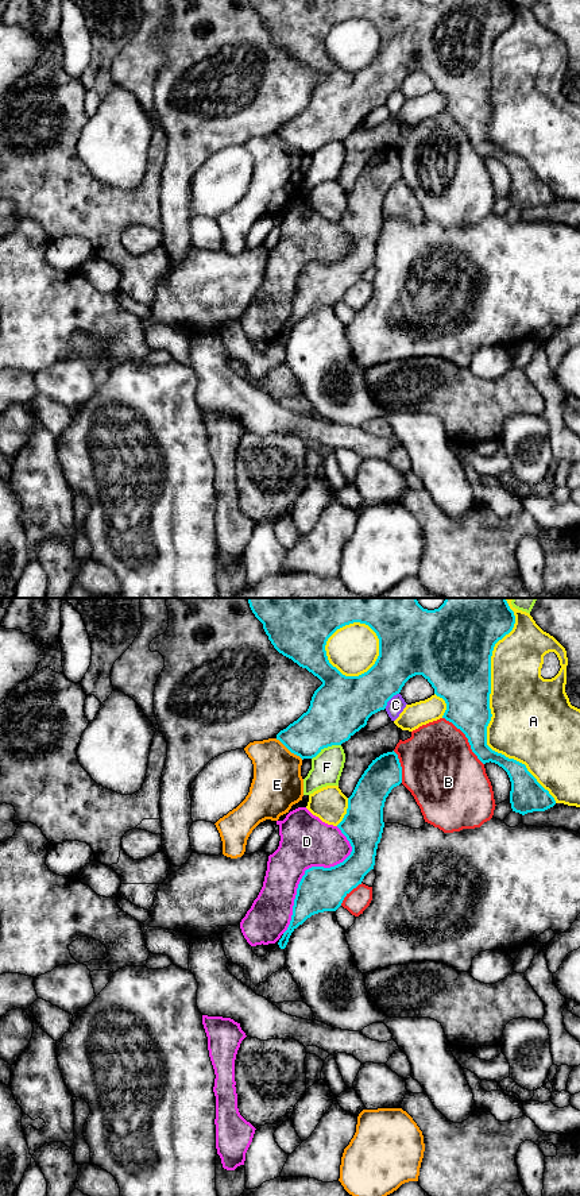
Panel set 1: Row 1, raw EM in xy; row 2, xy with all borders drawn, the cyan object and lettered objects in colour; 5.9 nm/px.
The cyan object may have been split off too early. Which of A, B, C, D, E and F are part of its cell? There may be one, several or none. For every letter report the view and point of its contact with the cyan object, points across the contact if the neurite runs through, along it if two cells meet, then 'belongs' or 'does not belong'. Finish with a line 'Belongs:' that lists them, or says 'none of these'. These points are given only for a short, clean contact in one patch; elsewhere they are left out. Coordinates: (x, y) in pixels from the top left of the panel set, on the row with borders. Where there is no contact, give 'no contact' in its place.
A: meets cyan in xy at (488, 708); does not belong
B: meets cyan in xy at (467, 737); does not belong
C: meets cyan in xy at (390, 698); does not belong
D: meets cyan in xy at (309, 868); does not belong
E: meets cyan in xy at (289, 749); does not belong
F: meets cyan in xy at (325, 747); does not belong
Belongs: none of these

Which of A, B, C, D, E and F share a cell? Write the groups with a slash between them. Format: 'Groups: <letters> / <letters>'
Groups: A / B / C / D / E / F

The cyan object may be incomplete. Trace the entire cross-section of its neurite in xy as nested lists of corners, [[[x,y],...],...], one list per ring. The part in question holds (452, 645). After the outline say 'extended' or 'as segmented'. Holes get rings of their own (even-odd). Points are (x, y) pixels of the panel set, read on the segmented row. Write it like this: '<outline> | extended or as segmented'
[[[248,598],[248,603],[274,648],[322,682],[308,711],[277,734],[291,753],[302,760],[313,759],[324,748],[341,745],[364,728],[372,714],[384,710],[410,678],[422,675],[446,703],[442,718],[465,734],[477,759],[483,764],[495,763],[507,772],[513,811],[525,815],[556,805],[525,764],[487,745],[487,726],[492,717],[491,656],[495,644],[515,624],[506,598],[445,598],[434,610],[424,609],[417,598]],[[353,622],[366,624],[376,633],[379,656],[367,672],[345,676],[329,663],[325,645],[337,629]]] | as segmented

